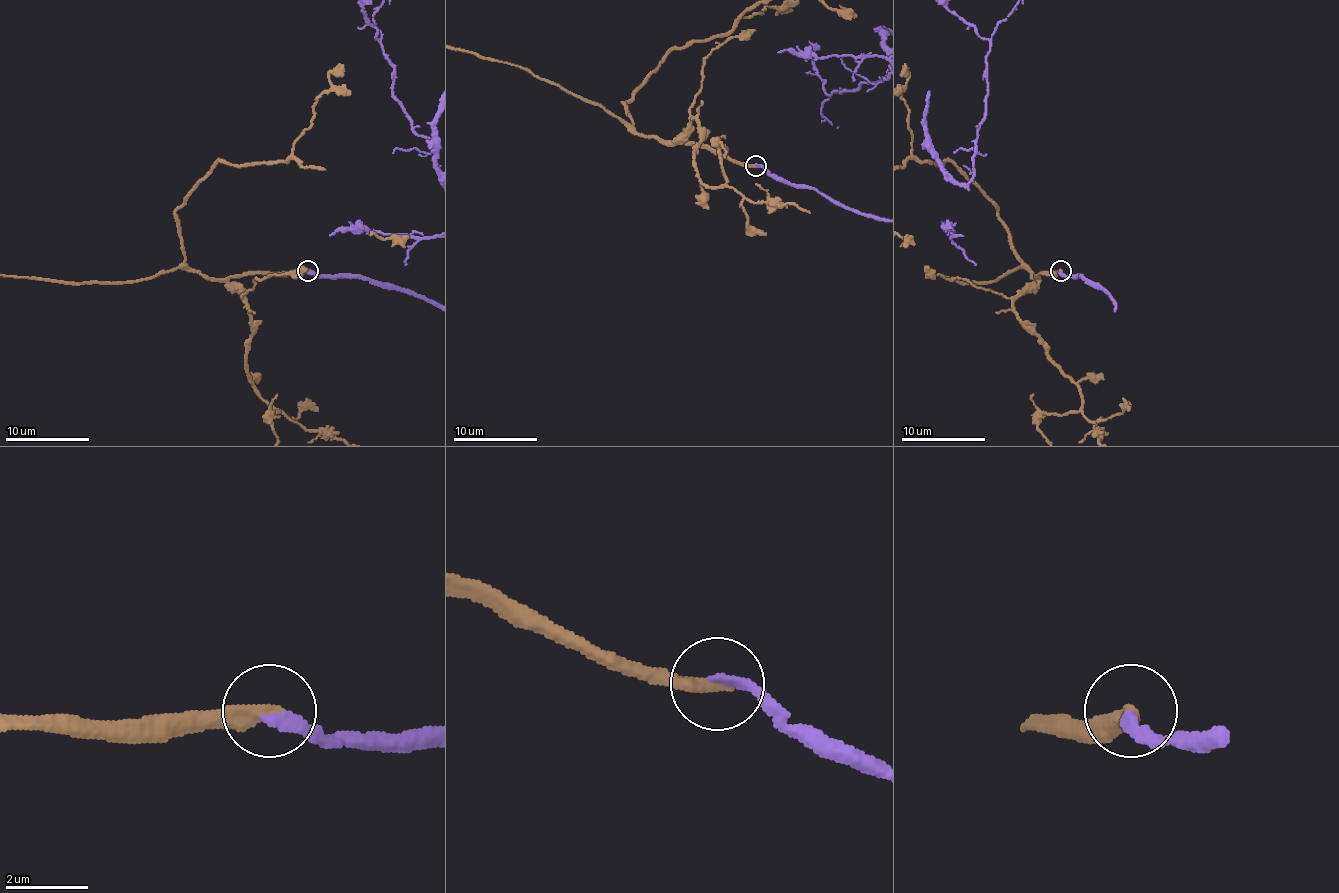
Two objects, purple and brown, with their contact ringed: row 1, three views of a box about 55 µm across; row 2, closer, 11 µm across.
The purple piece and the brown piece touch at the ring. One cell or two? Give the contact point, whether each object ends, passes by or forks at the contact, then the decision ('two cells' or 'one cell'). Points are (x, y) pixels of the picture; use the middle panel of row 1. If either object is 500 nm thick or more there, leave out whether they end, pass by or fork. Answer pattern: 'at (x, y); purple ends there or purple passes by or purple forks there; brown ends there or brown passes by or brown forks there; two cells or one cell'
at (755, 166); purple ends there; brown ends there; one cell

